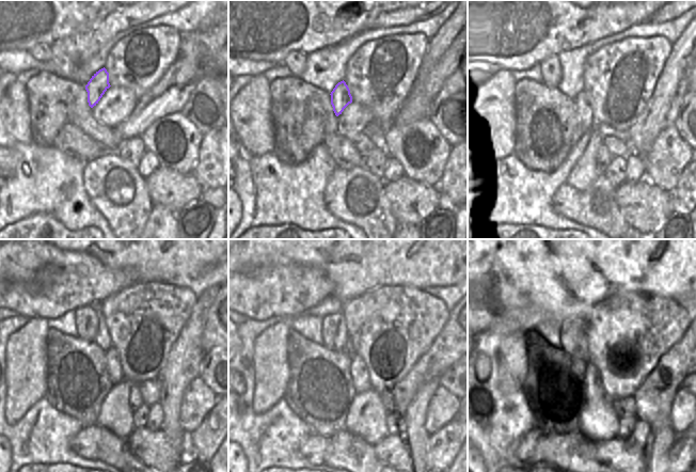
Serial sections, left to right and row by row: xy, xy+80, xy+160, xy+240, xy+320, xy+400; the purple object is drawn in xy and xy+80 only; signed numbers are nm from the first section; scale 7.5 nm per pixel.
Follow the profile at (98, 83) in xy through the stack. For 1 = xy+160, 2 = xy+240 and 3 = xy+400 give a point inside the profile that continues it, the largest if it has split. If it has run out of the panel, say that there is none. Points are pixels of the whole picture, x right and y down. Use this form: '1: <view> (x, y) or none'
1: xy+160 (582, 105)
2: xy+240 (113, 364)
3: xy+400 (596, 393)

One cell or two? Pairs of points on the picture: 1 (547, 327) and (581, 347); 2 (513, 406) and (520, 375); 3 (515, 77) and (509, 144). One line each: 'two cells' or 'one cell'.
1: one cell
2: two cells
3: one cell

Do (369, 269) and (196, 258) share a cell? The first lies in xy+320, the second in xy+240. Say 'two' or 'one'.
one

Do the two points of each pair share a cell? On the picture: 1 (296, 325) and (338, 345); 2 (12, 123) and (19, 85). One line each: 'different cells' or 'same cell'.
1: same cell
2: same cell

